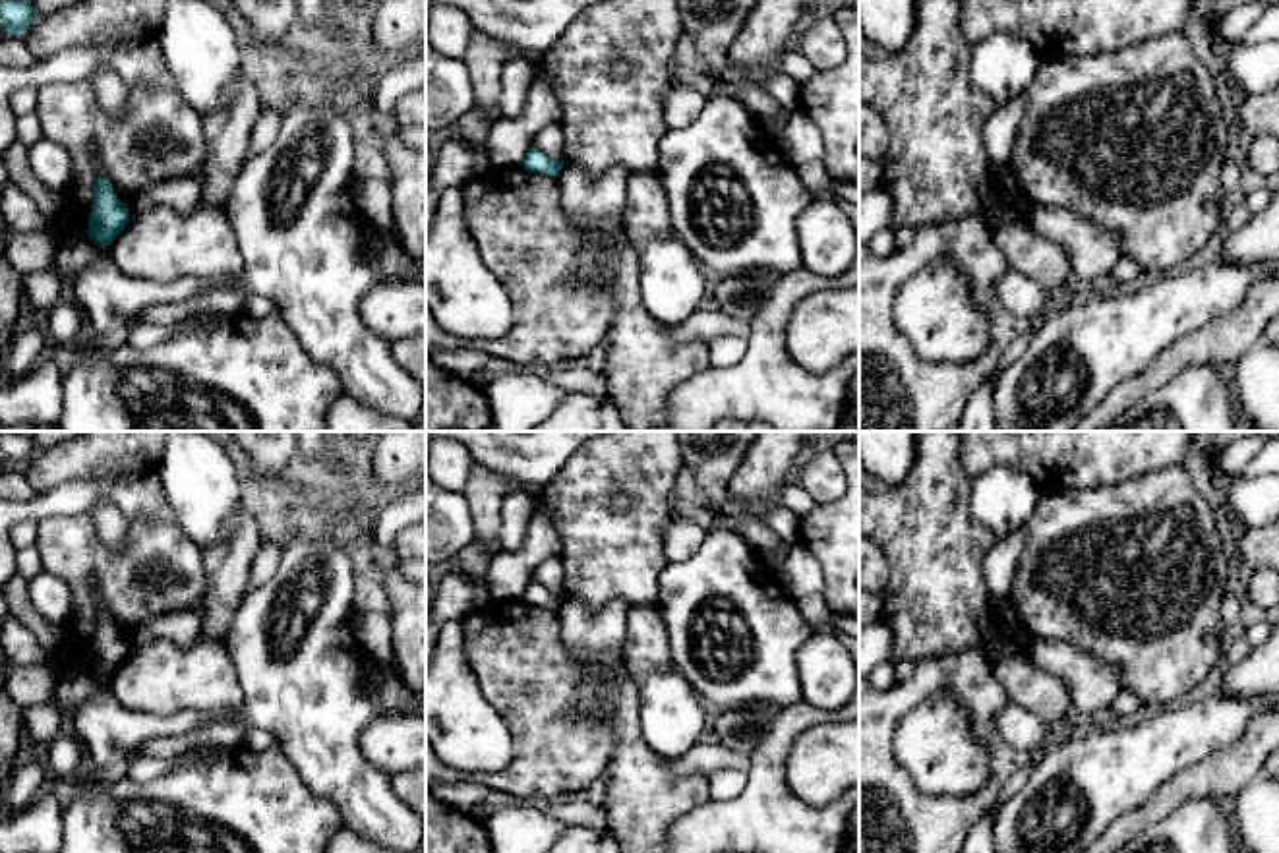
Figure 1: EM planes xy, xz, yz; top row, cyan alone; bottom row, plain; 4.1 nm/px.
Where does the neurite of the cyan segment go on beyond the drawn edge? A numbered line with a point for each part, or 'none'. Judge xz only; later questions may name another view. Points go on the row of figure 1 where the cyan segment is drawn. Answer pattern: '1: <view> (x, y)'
none

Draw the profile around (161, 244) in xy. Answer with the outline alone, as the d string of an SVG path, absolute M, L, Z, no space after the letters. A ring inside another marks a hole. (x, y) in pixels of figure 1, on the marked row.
M203 199L188 213L159 205L135 215L108 253L124 275L157 282L244 277L238 240L224 209Z

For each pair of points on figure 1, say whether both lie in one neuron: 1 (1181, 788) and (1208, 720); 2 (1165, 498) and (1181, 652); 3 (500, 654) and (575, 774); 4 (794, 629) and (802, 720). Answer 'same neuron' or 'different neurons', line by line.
1: different neurons
2: same neuron
3: same neuron
4: different neurons

